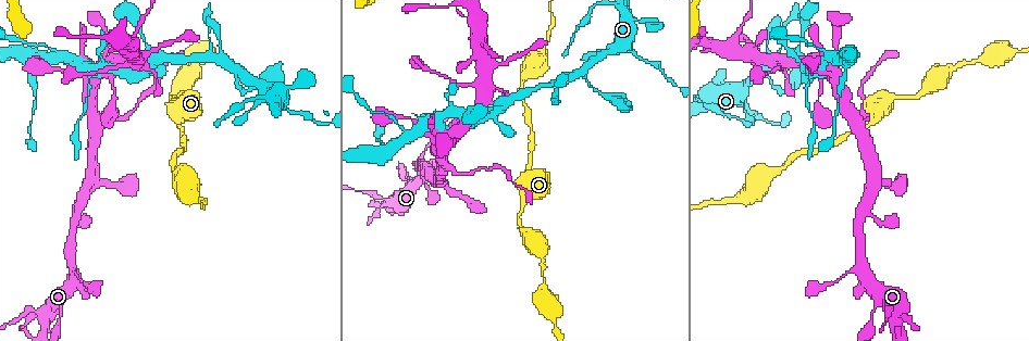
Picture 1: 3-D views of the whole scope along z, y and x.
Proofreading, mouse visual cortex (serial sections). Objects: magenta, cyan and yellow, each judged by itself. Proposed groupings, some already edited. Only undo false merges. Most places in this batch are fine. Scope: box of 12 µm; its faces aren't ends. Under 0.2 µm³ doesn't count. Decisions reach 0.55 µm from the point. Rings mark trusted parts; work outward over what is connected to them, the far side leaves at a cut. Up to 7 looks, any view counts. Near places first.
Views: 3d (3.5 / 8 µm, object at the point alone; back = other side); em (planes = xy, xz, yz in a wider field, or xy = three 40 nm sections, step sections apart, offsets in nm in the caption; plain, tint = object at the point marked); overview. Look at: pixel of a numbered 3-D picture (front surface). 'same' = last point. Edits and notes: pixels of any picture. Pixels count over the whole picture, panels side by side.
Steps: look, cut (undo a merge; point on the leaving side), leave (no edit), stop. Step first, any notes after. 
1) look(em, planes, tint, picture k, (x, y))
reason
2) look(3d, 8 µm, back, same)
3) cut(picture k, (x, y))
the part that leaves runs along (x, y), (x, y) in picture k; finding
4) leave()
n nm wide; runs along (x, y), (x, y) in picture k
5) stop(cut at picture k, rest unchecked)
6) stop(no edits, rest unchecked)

look(3d, 8 µm, picture 1, (532, 128))
a narrow waist

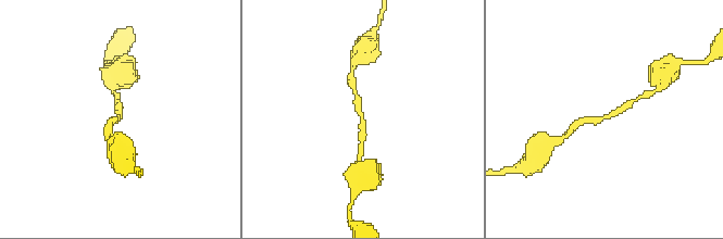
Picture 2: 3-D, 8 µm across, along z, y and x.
look(em, xy, step 3, tint, picture 2, (119, 118))
arms of 200, 200 nm; shape alone is not enough

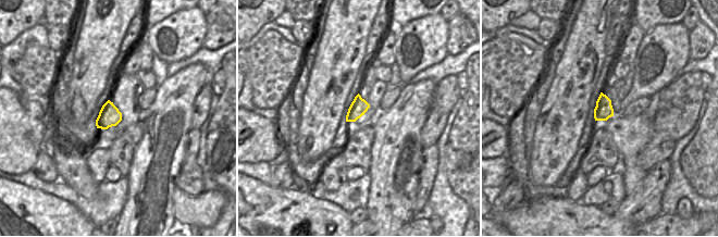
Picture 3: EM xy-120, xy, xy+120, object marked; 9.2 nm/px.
leave()
runs along (633, 101), (600, 121), (578, 121) in picture 2; one cell here

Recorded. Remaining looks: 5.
look(3d, 3.5 µm, picture 1, (892, 308))

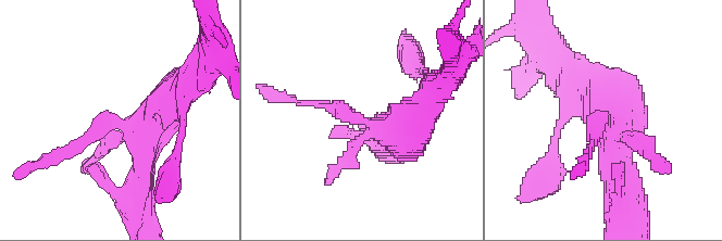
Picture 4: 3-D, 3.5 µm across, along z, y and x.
look(em, xy, step 5, plain, picture 4, (601, 119))

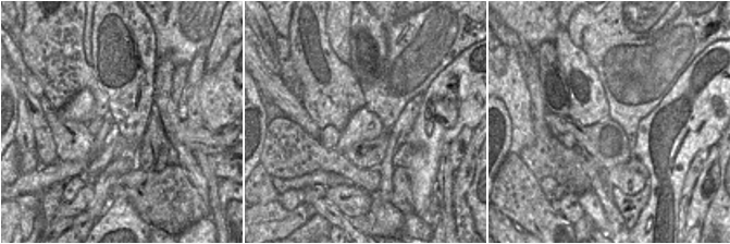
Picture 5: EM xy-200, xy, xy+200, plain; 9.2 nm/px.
look(em, xy, step 5, tint, same)

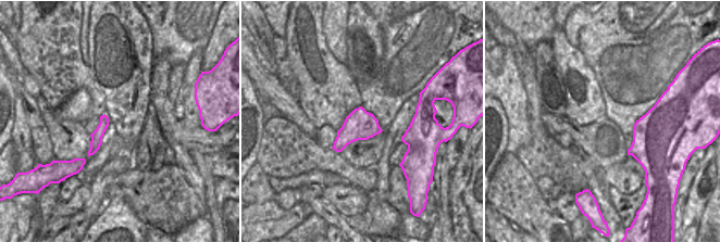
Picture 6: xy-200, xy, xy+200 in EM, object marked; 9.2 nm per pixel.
leave()
arms of 100, 500 nm; runs along (165, 110), (51, 160) in picture 4; all the same cell

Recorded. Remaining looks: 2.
look(3d, 3.5 µm, picture 1, (588, 86))
sharp bend

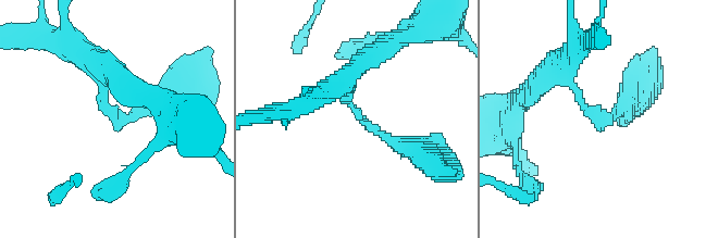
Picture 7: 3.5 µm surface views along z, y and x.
look(em, planes, tint, picture 7, (360, 117))
arms of 250, 250 nm; now the EM

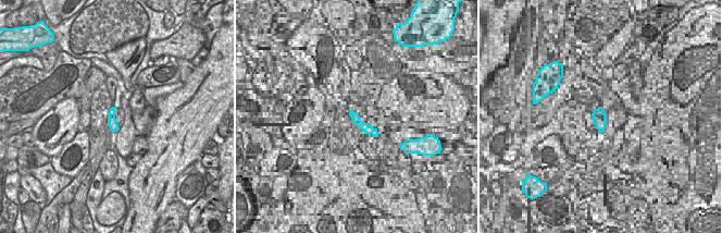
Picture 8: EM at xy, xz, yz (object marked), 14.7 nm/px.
leave()
runs along (356, 70), (346, 100), (372, 128), (416, 150) in picture 7; all the same cell

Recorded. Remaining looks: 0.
stop(no edits, rest unchecked)

